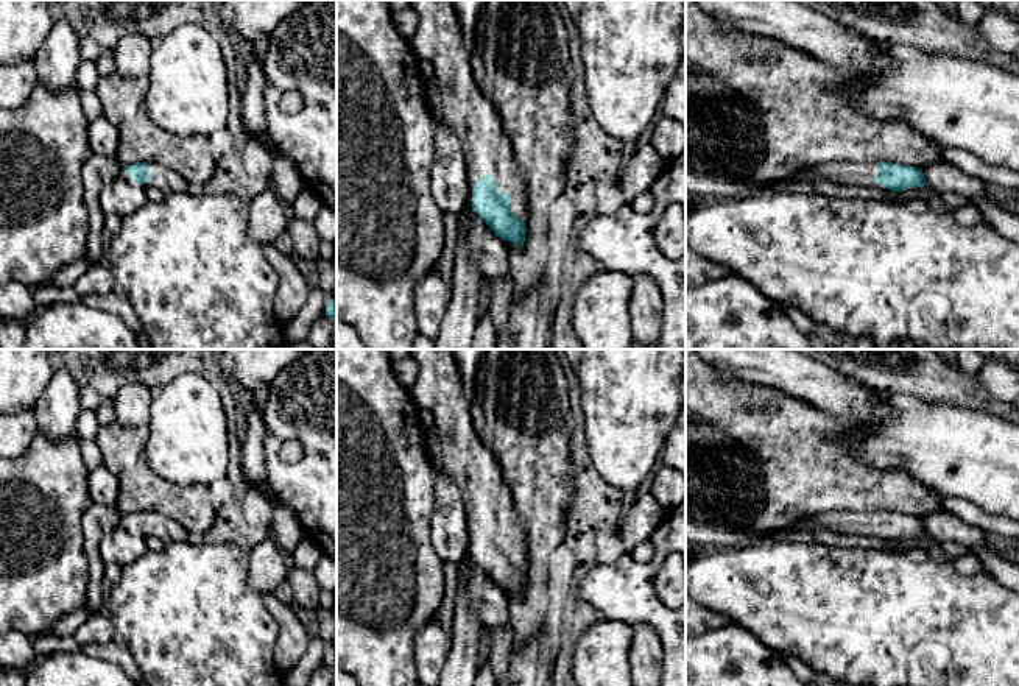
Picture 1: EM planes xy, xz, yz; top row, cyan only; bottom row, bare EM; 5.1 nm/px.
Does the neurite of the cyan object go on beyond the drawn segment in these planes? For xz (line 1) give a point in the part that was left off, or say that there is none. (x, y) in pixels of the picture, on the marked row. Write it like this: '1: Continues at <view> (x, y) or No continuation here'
1: Continues at xz (438, 38)

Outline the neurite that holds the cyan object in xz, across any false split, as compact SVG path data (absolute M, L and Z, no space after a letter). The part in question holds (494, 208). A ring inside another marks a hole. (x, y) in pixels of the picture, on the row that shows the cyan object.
M411 0L418 27L410 47L433 65L441 117L463 140L467 157L467 204L503 242L522 246L528 206L525 181L500 115L477 86L471 51L452 0Z

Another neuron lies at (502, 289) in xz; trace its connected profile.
M511 276L486 281L491 287L489 316L495 334L505 331L508 323L510 301L514 295L514 282Z

